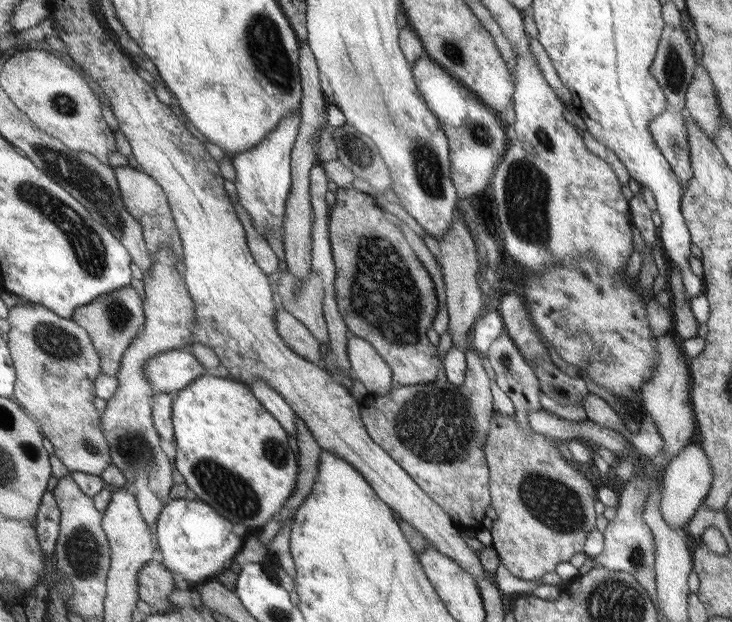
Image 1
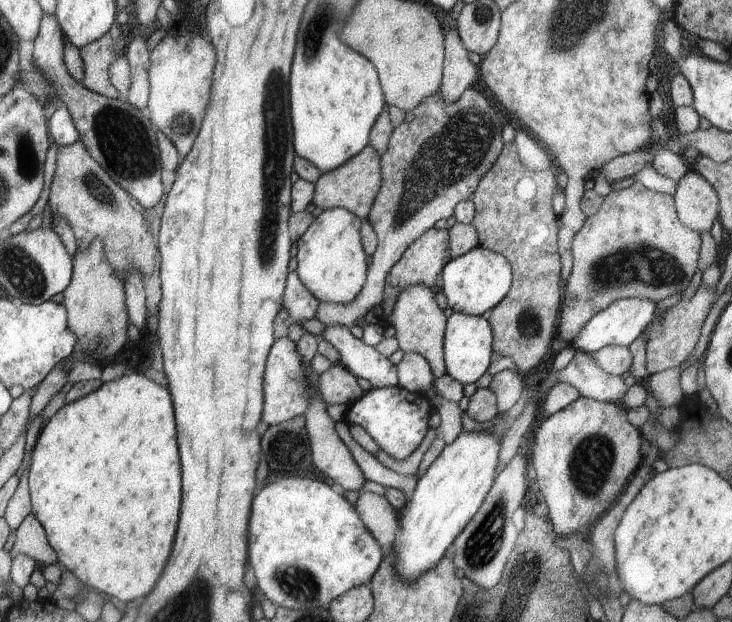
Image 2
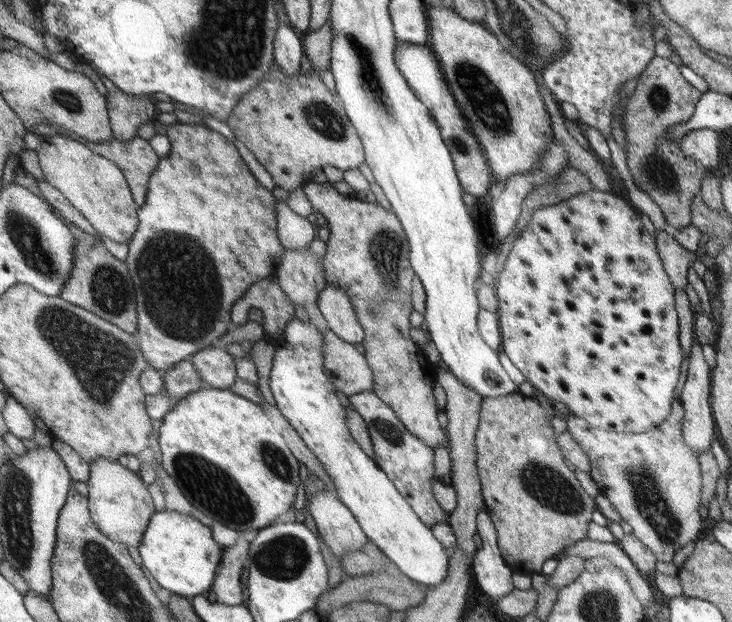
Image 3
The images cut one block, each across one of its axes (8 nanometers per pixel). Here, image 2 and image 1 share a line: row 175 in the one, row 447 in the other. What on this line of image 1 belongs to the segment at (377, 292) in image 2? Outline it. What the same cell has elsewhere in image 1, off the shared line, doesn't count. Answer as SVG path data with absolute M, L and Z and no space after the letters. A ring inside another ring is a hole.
M467 348L465 350L465 377L463 377L463 383L459 387L453 386L447 381L445 374L439 375L437 379L430 383L415 384L415 385L399 385L395 381L391 382L389 386L389 392L387 394L370 394L367 393L359 402L358 409L361 414L362 422L365 424L366 432L370 435L370 438L378 443L378 446L382 448L416 483L419 488L425 491L427 497L431 498L431 501L438 503L442 507L443 511L449 515L451 520L458 522L461 526L479 526L481 520L485 518L485 508L489 506L489 466L485 464L486 456L484 455L484 445L486 442L487 430L489 430L491 419L491 394L489 394L489 380L481 368L481 360L477 360L477 352L473 351L473 348Z

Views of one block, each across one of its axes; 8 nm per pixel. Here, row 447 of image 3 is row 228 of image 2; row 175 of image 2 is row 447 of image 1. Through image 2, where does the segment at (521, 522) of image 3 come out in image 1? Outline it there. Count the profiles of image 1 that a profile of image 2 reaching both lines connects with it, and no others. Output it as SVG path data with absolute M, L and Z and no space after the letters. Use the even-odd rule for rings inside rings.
M495 412L491 416L486 442L483 442L483 445L489 466L491 506L496 514L490 529L490 546L509 574L524 581L532 581L539 579L545 572L553 572L559 562L567 562L573 554L585 548L587 533L595 527L595 490L581 473L573 470L567 461L559 456L560 453L555 450L553 444L545 440L545 436L534 431L527 435L529 438L523 436L513 416Z

